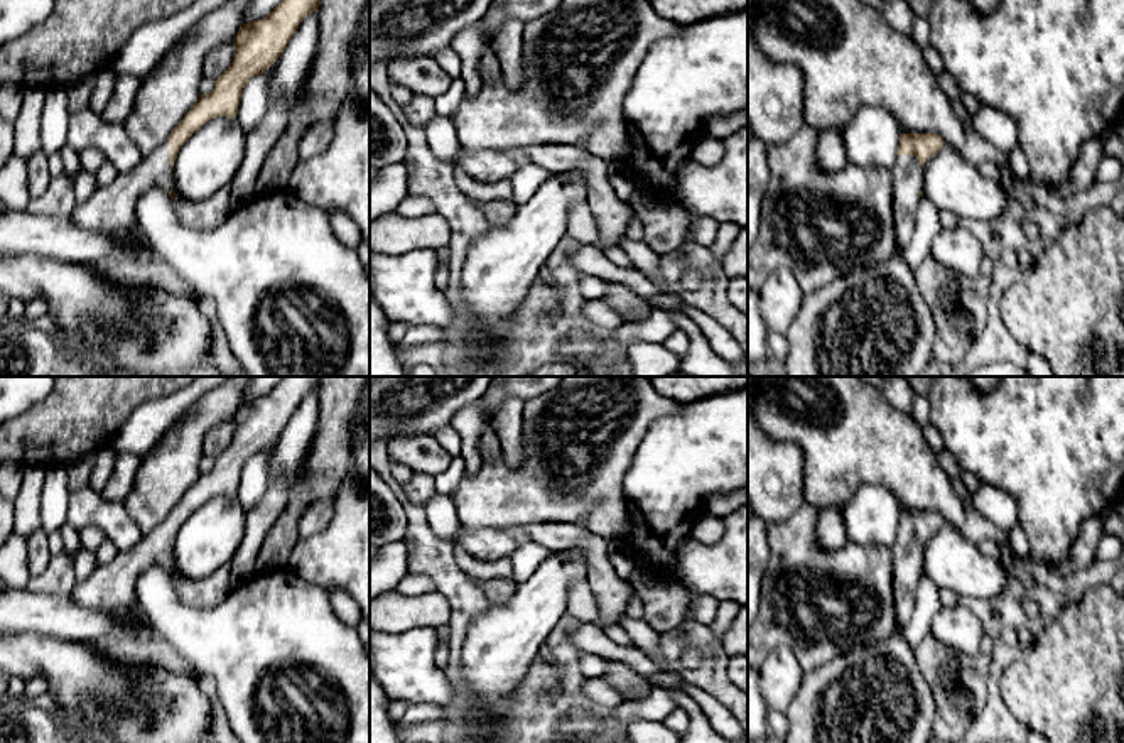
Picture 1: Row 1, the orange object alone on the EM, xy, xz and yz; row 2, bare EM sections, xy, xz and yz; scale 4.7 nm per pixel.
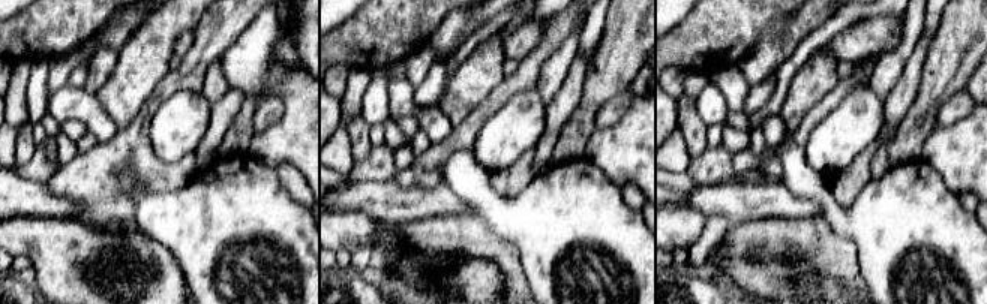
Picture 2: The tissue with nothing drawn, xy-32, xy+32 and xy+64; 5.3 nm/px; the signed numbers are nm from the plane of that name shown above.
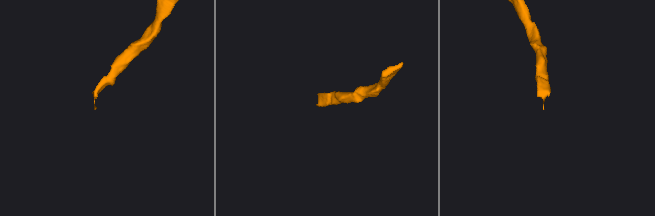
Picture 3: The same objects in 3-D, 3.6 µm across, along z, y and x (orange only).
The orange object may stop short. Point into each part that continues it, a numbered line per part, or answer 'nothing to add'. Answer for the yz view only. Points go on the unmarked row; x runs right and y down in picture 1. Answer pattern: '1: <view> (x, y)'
1: yz (907, 551)

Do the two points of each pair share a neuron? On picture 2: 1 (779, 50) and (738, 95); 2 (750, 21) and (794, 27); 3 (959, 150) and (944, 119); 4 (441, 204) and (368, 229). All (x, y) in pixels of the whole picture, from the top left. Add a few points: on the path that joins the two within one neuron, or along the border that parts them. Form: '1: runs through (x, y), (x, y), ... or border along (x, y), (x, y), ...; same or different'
1: border along (738, 65), (750, 86); different
2: border along (786, 15), (776, 20), (750, 50); different
3: border along (971, 111), (950, 125), (936, 126); different
4: border along (342, 211), (362, 211), (377, 220); different

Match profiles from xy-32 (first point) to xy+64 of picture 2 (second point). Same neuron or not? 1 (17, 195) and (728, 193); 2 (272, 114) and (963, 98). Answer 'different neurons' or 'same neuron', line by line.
1: same neuron
2: same neuron

